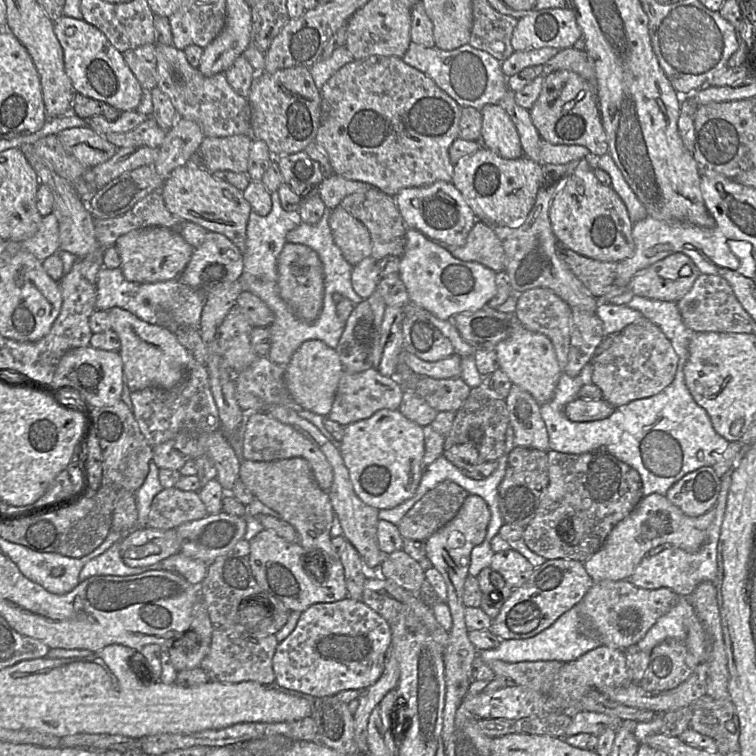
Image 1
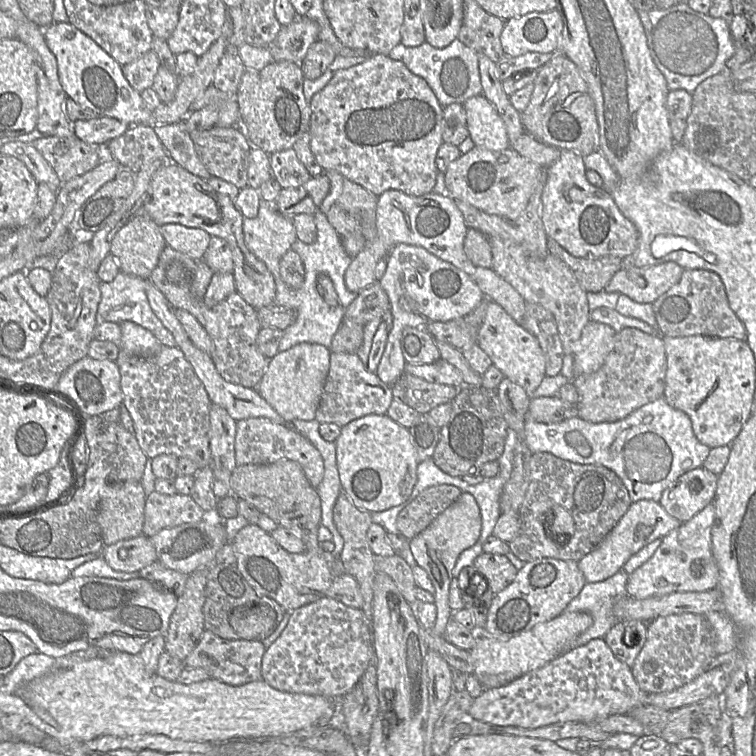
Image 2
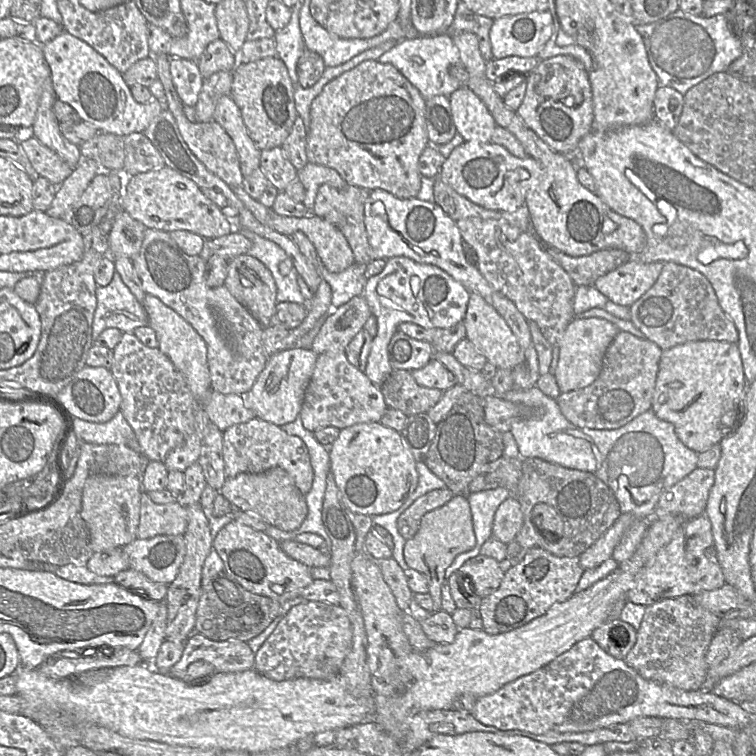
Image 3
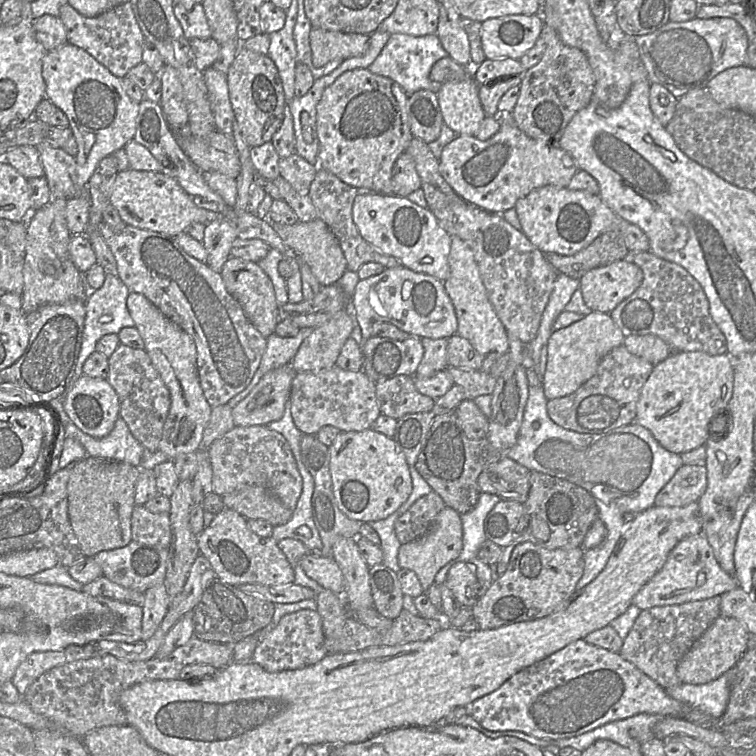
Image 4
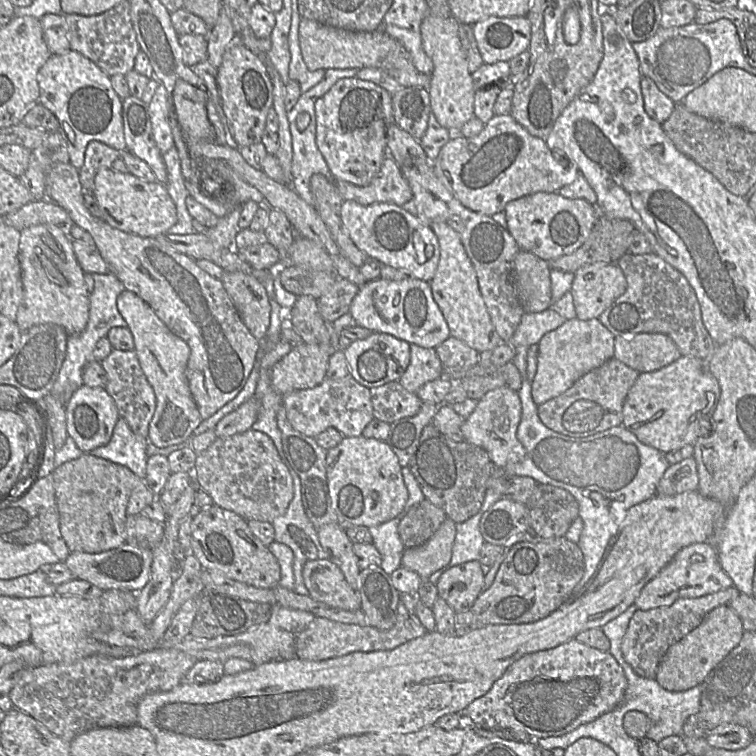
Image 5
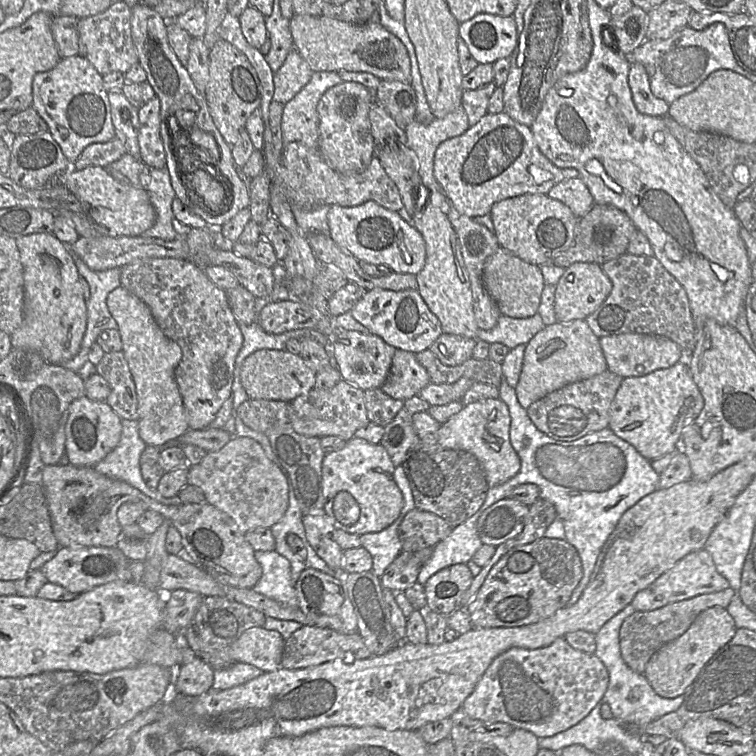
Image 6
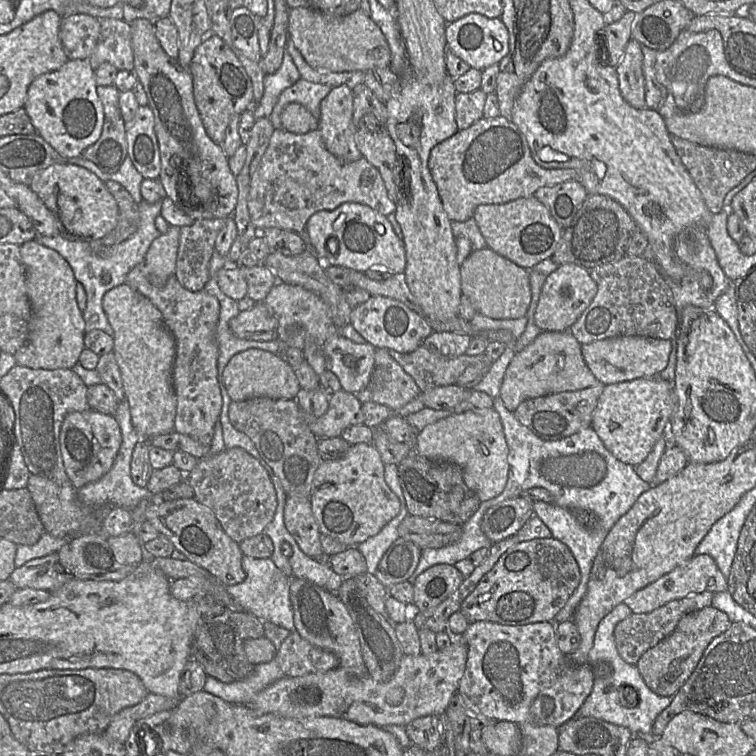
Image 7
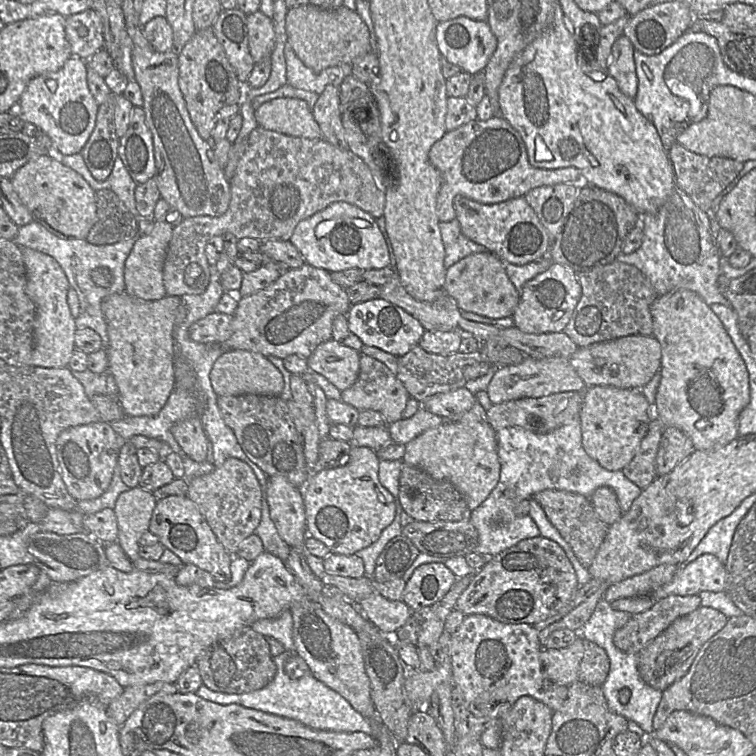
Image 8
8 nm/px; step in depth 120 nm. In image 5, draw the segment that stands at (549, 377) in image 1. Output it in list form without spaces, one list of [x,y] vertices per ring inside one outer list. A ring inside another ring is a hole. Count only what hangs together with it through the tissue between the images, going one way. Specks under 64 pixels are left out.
[[[432,221],[429,226],[435,233],[440,248],[440,258],[437,270],[435,272],[434,277],[429,283],[433,298],[439,306],[448,324],[450,336],[465,342],[468,346],[475,349],[479,353],[483,351],[492,352],[493,349],[504,343],[504,341],[498,335],[491,322],[491,318],[488,314],[488,311],[486,309],[485,303],[483,301],[478,287],[478,281],[475,270],[464,249],[461,239],[458,233],[445,222]]]

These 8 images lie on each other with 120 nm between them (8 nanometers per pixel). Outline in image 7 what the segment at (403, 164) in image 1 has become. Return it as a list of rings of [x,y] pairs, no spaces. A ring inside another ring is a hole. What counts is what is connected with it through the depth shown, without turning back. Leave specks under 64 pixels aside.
[[[336,86],[322,99],[318,130],[326,149],[339,160],[349,163],[363,157],[355,143],[352,89]]]

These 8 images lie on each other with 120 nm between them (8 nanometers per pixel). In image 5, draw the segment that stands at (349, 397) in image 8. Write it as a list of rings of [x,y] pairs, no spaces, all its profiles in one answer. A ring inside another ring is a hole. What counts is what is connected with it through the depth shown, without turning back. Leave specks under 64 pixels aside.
[[[410,344],[410,362],[399,383],[409,392],[416,393],[427,382],[443,377],[444,366],[435,348]]]

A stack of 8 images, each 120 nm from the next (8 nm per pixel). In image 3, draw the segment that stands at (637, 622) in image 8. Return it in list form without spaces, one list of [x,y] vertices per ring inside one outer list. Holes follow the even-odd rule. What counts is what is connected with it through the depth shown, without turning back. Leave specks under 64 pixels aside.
[[[693,596],[664,599],[647,606],[637,629],[635,645],[625,662],[645,679],[686,691],[702,689],[709,668],[705,654],[720,620],[695,603]]]

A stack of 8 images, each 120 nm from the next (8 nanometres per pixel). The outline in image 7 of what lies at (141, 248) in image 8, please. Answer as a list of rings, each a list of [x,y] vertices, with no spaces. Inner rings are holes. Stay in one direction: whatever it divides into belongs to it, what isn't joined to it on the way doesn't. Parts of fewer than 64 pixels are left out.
[[[172,226],[155,238],[149,246],[143,265],[146,276],[155,286],[163,286],[174,275],[179,246],[180,227]]]

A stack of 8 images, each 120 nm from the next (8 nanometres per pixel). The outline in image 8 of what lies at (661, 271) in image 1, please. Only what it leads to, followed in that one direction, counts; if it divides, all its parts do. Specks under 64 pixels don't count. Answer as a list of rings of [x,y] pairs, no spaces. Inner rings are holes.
[[[551,262],[550,267],[527,281],[520,291],[519,303],[512,315],[514,327],[525,333],[562,332],[582,294],[577,273],[570,267]]]

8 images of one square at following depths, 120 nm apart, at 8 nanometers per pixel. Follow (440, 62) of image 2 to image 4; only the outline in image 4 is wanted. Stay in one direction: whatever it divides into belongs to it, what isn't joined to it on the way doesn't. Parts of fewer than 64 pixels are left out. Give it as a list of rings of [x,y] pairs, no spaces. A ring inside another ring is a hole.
[[[396,33],[390,34],[386,45],[367,69],[373,74],[391,79],[407,94],[411,94],[418,90],[429,90],[437,93],[442,83],[430,80],[429,73],[432,66],[438,60],[445,57],[447,57],[447,53],[436,34],[411,36],[408,34]]]

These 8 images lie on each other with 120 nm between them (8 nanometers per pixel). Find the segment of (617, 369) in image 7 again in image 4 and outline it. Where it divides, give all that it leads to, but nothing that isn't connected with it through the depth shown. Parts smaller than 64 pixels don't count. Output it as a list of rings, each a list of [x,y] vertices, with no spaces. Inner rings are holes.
[[[652,334],[627,336],[623,345],[631,354],[645,359],[654,366],[674,352],[665,341]]]

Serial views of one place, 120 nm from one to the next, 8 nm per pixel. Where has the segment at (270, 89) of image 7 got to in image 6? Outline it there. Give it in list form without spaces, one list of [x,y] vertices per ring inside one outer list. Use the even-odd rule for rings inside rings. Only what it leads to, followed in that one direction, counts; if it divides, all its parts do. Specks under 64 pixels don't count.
[[[296,48],[291,49],[282,66],[273,74],[272,101],[285,104],[311,79],[313,71]]]

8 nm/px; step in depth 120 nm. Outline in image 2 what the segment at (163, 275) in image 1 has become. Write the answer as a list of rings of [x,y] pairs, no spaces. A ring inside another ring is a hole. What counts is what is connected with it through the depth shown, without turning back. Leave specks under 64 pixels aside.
[[[145,213],[134,214],[115,233],[110,254],[125,273],[149,279],[166,245],[159,225]]]

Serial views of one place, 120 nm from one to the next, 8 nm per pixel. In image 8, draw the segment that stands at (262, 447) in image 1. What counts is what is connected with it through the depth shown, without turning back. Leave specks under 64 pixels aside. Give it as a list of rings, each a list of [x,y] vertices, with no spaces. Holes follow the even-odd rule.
[[[228,458],[211,472],[188,480],[186,497],[196,504],[219,542],[232,556],[261,521],[263,488],[253,469],[237,458]]]

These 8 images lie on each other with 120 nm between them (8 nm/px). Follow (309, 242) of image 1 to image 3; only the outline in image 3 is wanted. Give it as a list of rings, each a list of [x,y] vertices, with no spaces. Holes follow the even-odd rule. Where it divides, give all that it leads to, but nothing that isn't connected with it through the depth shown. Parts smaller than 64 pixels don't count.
[[[318,263],[318,273],[331,289],[331,307],[336,309],[356,296],[362,295],[366,278],[366,265],[352,264],[340,273],[329,272],[322,263]]]

